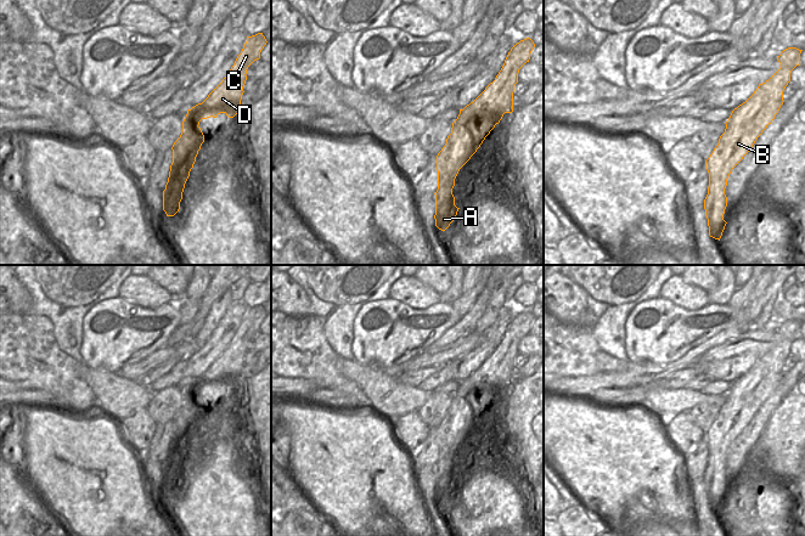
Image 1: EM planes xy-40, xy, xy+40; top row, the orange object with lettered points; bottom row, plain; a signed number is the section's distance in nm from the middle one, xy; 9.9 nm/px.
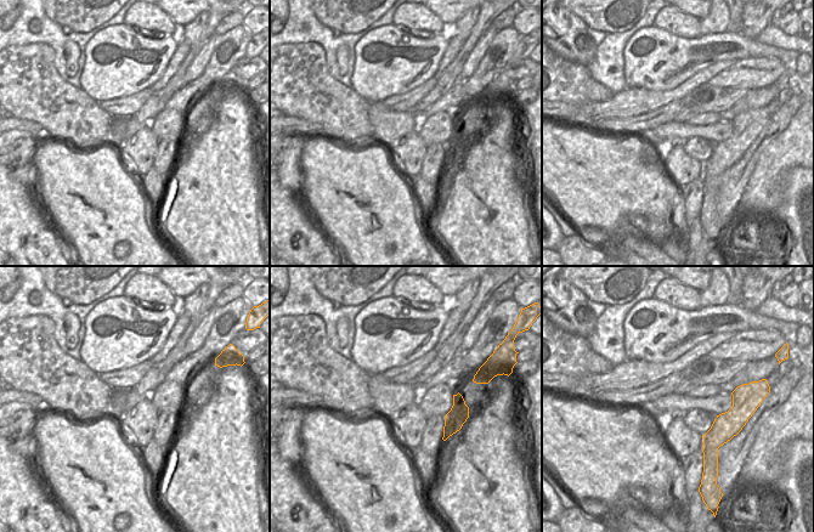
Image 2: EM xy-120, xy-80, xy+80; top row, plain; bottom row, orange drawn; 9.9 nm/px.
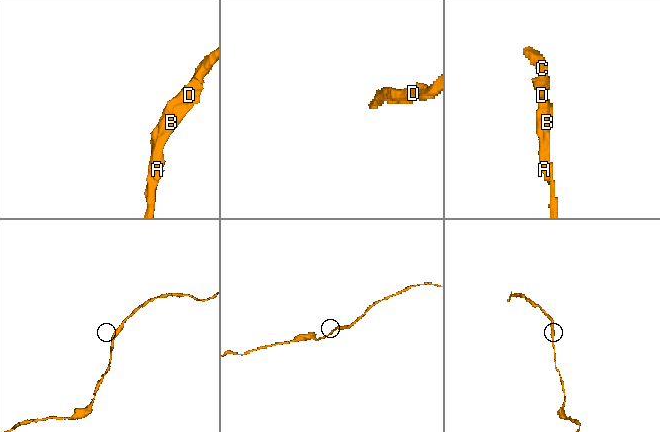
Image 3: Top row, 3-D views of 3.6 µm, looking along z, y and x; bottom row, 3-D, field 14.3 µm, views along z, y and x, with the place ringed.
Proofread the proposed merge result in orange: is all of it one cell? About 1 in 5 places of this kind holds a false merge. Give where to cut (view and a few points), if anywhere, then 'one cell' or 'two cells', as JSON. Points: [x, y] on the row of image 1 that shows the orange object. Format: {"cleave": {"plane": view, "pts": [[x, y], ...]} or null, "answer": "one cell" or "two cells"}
{"cleave": null, "answer": "one cell"}

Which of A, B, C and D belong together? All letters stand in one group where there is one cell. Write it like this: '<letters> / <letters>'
A B C D

